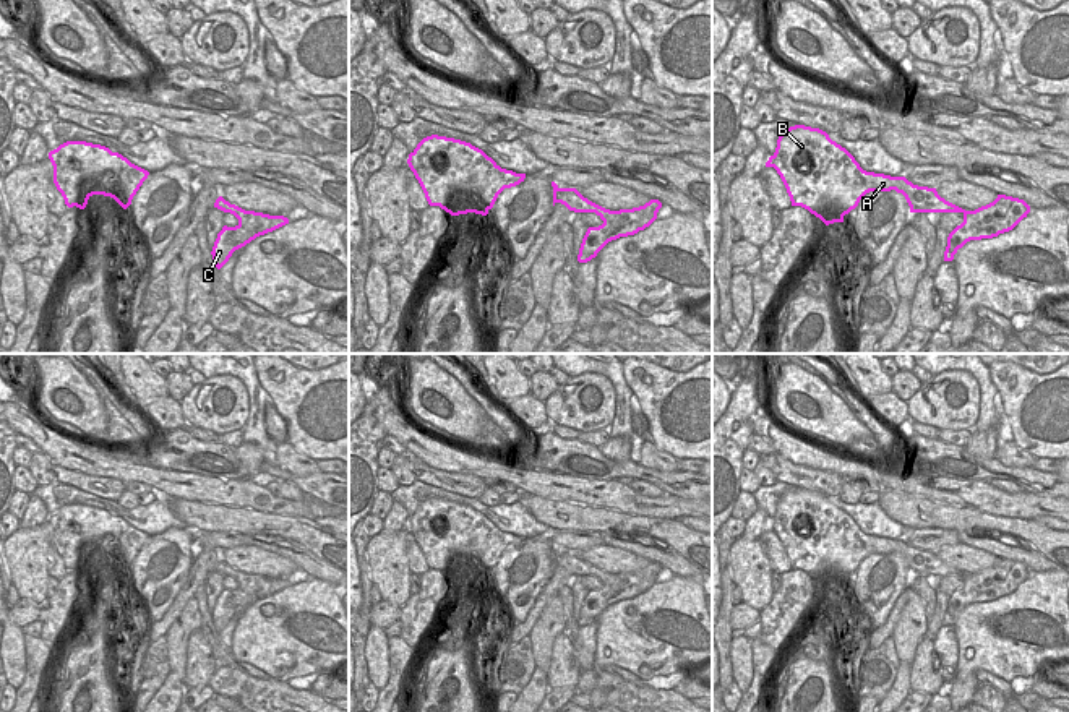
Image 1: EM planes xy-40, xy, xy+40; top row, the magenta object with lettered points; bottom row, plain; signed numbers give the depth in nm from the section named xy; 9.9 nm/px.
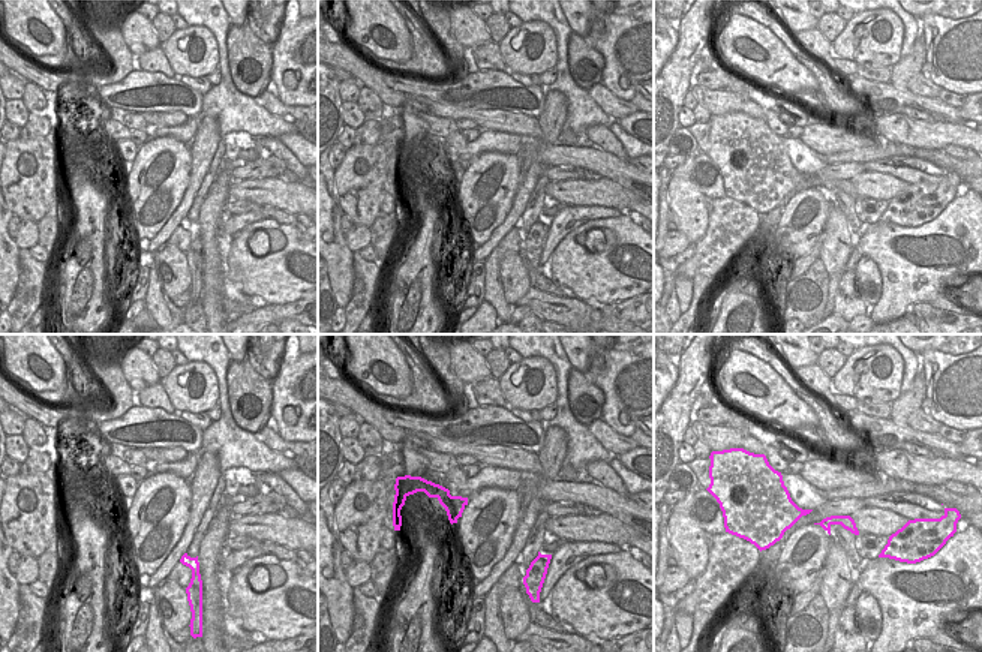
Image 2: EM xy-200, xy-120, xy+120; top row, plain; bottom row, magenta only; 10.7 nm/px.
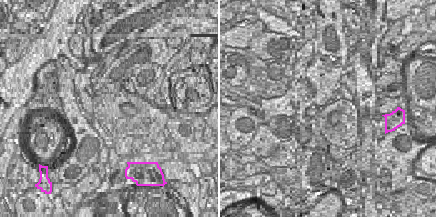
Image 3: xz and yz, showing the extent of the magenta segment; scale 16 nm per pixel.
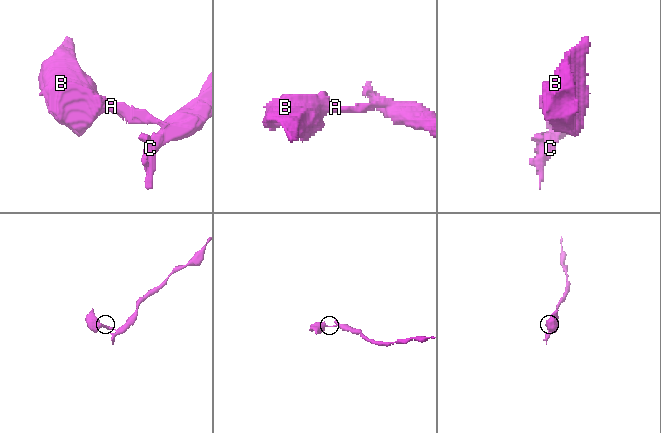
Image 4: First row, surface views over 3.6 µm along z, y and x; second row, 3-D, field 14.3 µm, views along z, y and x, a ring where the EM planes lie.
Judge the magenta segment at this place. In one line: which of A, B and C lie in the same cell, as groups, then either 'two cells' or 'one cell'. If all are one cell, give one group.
A B / C; two cells

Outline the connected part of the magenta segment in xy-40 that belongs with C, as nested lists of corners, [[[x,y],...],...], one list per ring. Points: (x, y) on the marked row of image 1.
[[[224,225],[222,230],[217,234],[217,238],[211,251],[216,268],[221,269],[235,250],[245,247],[260,235],[264,234],[260,234],[258,230],[250,232],[242,225]]]

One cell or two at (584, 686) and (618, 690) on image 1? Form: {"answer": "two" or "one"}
{"answer": "one"}

